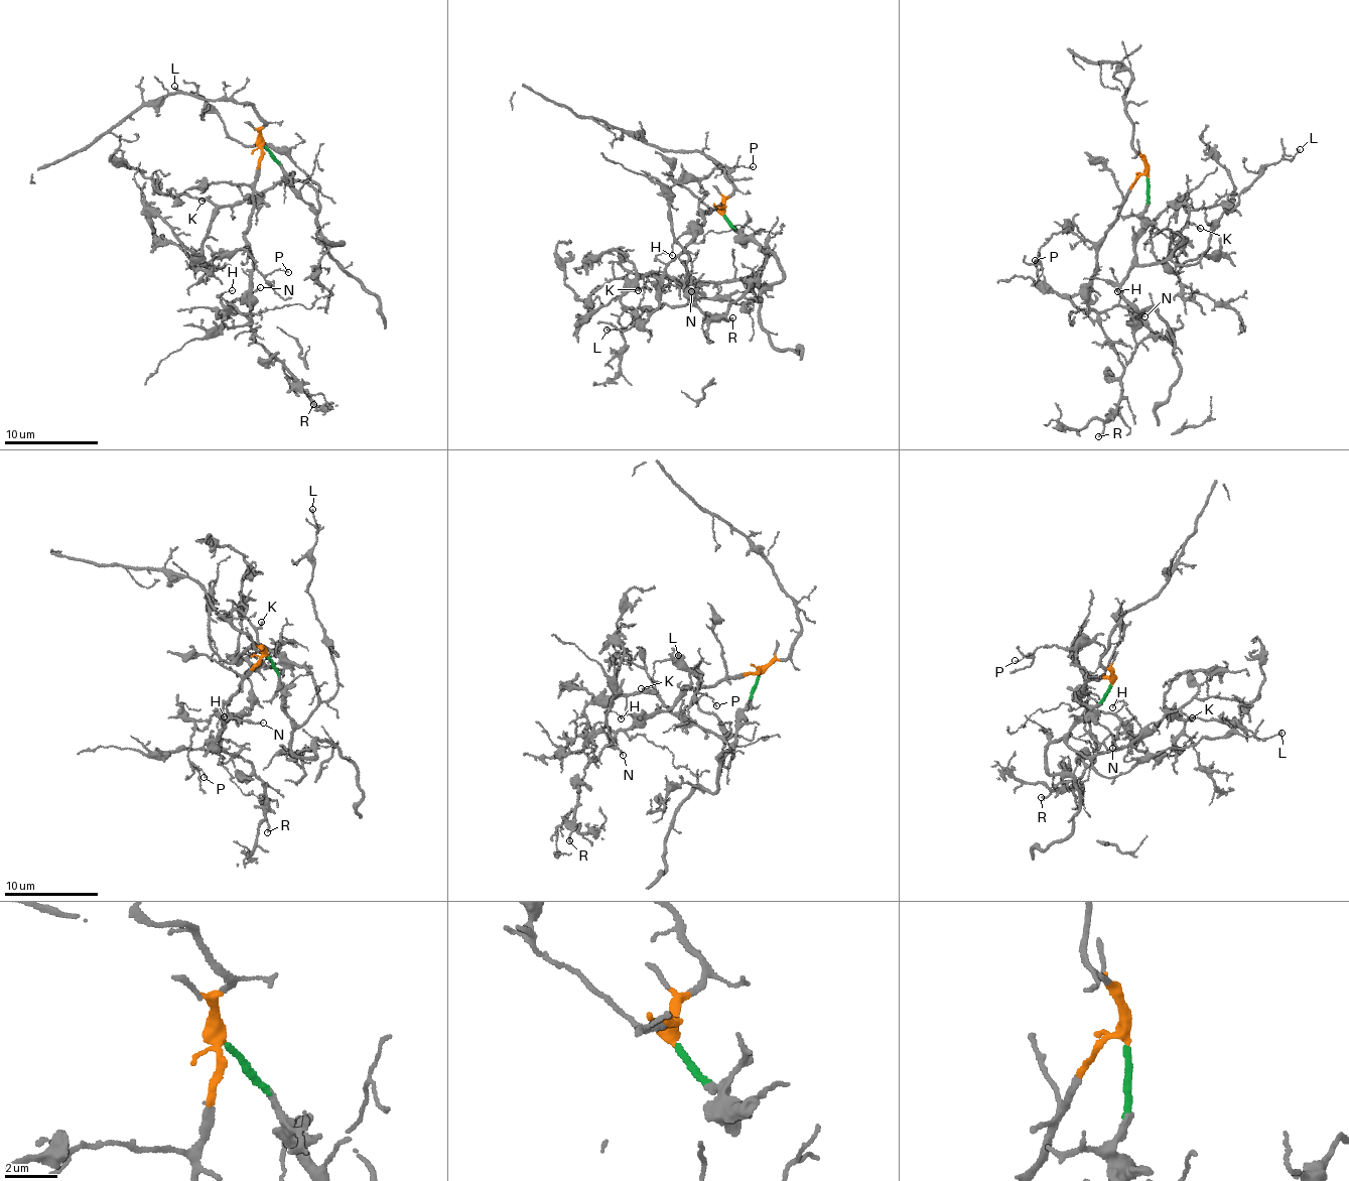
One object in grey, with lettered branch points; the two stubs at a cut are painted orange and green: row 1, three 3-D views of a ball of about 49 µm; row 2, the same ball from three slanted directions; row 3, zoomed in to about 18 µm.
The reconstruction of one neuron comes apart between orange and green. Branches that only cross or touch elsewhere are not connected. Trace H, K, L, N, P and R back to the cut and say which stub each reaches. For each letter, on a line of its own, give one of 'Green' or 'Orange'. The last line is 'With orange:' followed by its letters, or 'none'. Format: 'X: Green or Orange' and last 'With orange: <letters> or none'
H: Orange
K: Green
L: Green
N: Orange
P: Orange
R: Orange
With orange: H, N, P, R

